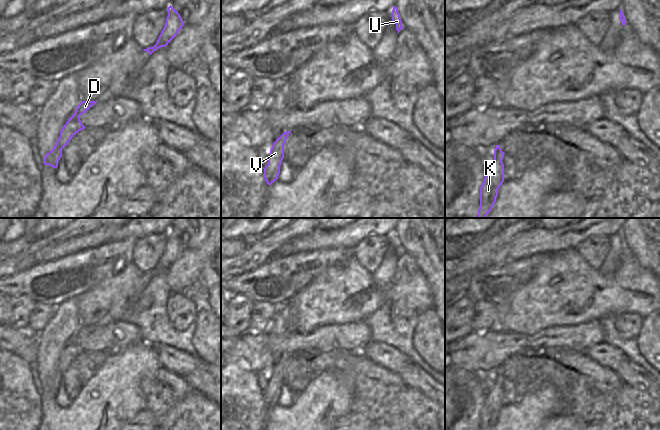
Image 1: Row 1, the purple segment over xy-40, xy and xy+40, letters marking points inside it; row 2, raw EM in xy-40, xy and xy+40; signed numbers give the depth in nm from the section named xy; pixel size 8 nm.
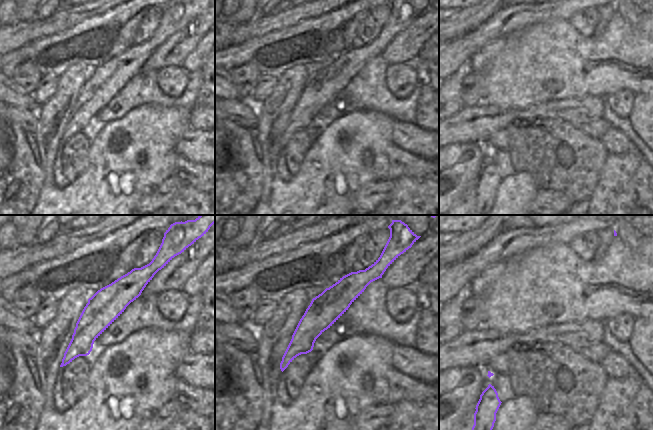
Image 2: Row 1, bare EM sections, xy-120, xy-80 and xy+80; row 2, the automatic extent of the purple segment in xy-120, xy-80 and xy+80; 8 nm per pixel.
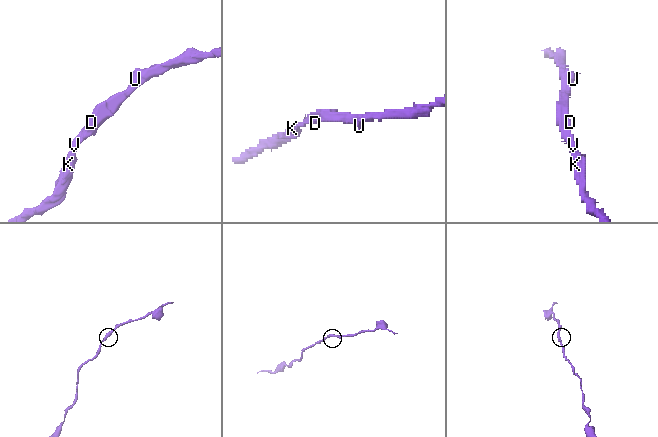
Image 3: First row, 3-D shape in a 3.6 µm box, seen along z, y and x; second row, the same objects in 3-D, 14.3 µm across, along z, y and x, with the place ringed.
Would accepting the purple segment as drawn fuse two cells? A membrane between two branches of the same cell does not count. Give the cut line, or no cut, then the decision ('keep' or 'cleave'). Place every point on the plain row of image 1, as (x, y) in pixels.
no cut; keep

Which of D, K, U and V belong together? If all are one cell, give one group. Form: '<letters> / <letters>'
D K U V

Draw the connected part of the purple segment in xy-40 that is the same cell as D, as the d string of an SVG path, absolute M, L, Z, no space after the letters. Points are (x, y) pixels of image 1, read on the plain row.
M82 325L76 332L75 337L68 343L60 356L54 372L46 378L44 388L53 392L58 391L58 386L62 381L62 373L68 369L70 364L81 354L86 351L82 348L80 340L86 337L97 325Z

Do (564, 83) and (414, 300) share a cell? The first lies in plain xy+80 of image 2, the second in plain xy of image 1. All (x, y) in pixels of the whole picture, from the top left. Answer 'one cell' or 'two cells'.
one cell

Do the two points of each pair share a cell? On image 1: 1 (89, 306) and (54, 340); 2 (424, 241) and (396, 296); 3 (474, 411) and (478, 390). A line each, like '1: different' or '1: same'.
1: different
2: different
3: same

